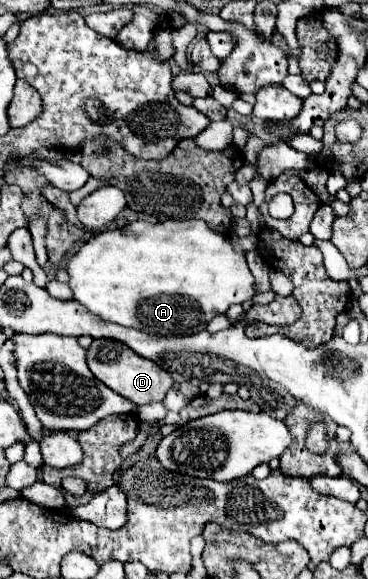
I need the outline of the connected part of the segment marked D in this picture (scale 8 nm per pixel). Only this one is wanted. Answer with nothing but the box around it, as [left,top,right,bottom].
[87,339,173,407]

